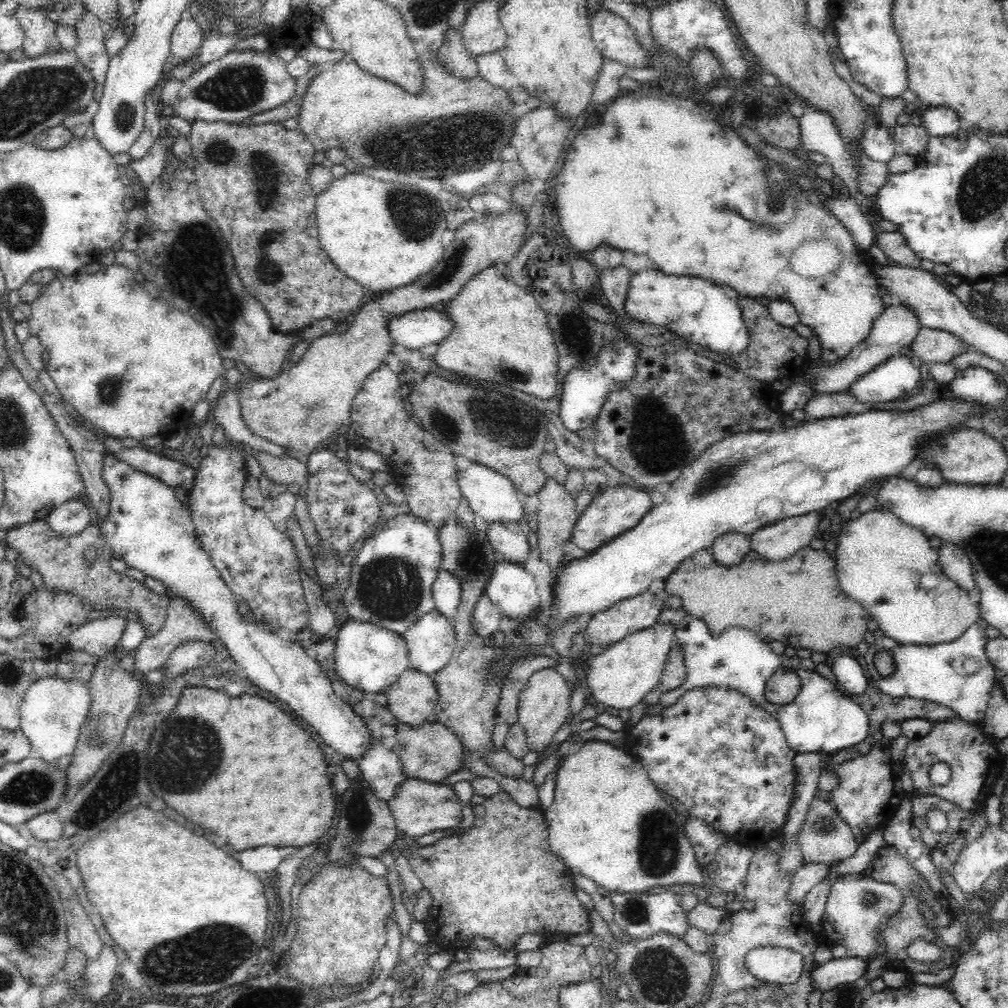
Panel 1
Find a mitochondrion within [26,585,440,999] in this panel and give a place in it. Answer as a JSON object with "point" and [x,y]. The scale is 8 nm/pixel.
{"point":[206,956]}

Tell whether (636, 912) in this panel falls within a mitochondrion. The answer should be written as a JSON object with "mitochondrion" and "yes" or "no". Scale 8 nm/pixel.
{"mitochondrion":"yes"}

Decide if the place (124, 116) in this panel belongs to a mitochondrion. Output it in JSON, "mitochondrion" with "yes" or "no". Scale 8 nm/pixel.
{"mitochondrion":"yes"}

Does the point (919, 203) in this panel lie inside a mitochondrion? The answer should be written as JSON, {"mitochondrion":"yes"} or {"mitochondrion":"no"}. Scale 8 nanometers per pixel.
{"mitochondrion":"no"}

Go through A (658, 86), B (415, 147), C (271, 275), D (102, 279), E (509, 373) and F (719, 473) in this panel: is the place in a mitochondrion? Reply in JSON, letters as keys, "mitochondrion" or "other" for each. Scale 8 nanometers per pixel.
{"A":"other","B":"mitochondrion","C":"mitochondrion","D":"other","E":"mitochondrion","F":"mitochondrion"}

